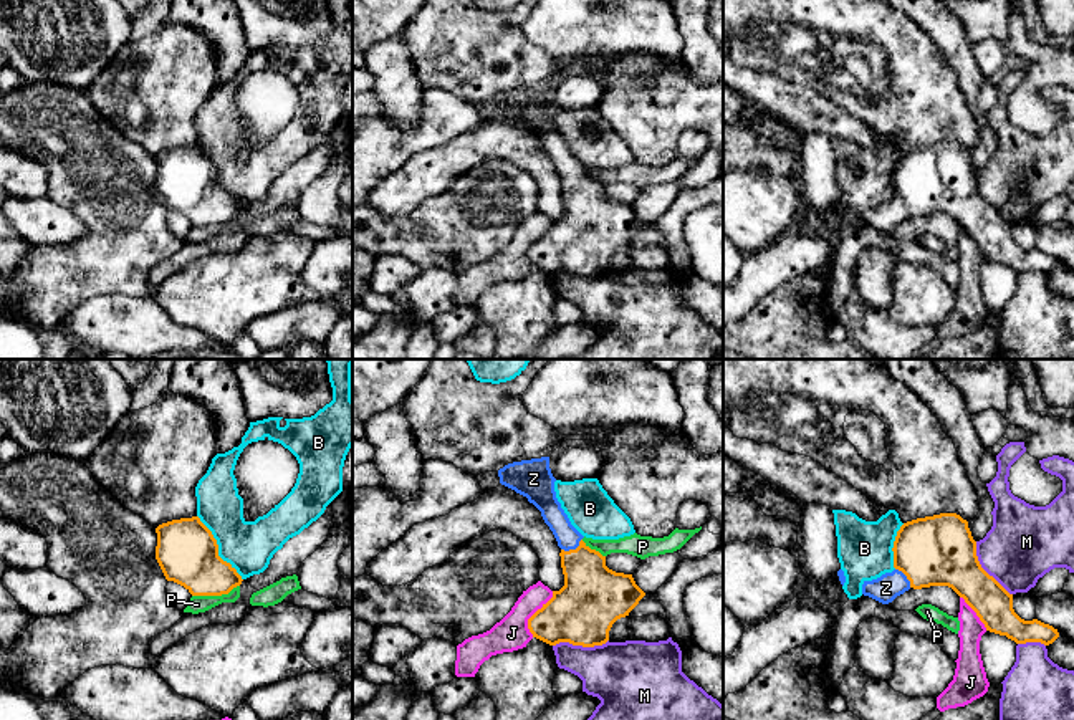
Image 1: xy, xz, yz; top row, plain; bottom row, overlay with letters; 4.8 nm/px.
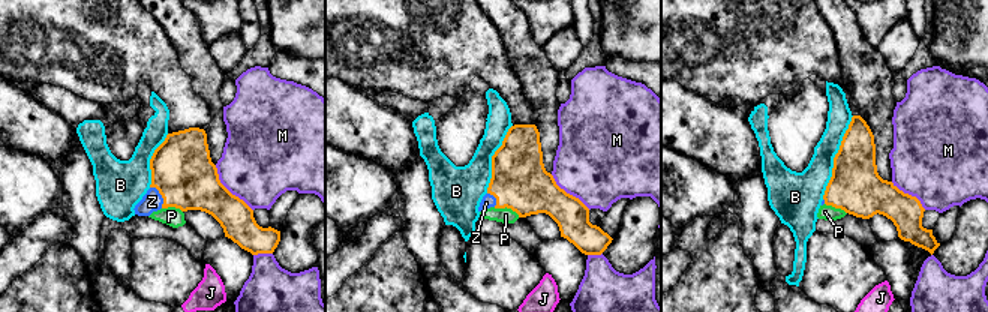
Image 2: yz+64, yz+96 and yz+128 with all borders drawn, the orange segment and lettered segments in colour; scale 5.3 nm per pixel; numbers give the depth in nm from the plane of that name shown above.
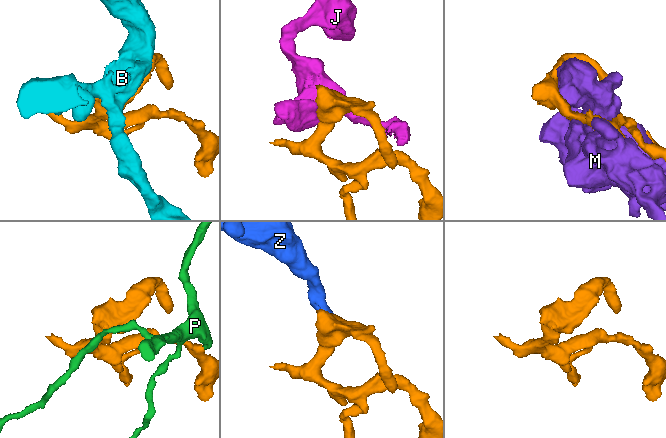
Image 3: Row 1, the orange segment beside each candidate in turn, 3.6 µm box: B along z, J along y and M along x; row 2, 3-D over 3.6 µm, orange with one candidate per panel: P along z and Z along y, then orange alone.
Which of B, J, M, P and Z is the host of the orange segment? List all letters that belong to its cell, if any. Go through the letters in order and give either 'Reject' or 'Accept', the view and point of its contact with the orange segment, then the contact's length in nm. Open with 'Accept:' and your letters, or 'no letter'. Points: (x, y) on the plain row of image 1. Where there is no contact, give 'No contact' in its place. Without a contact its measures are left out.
Accept: Z
B: Reject. Touches orange at xy (217, 177). Shared border 380 nm
J: Reject. Touches orange at xz (533, 244). Shared border 240 nm
M: Reject. Touches orange at yz (983, 199). Shared border 320 nm
P: Reject. Touches orange at xy (215, 224). Shared border 240 nm
Z: Accept. Touches orange at xz (573, 179). Shared border 120 nm

